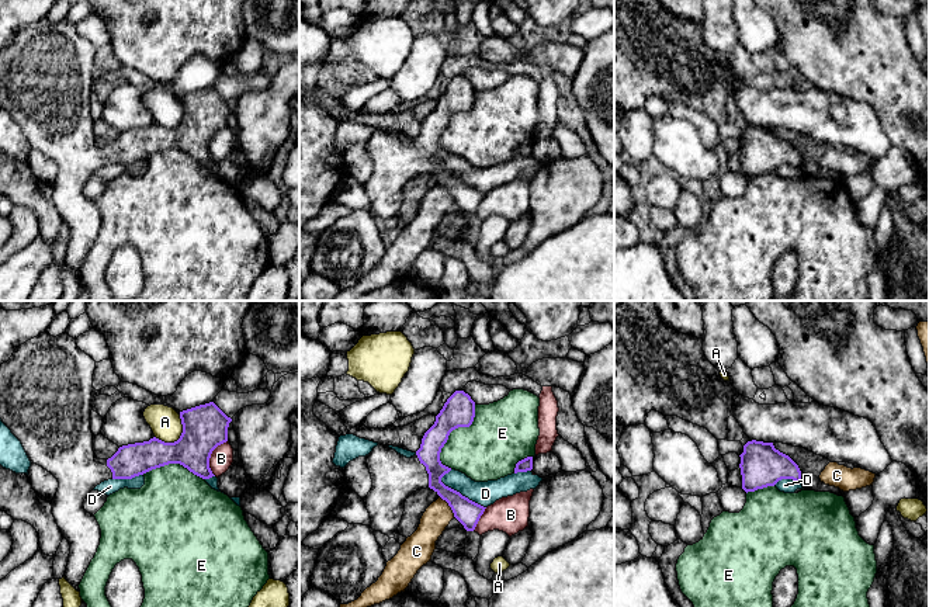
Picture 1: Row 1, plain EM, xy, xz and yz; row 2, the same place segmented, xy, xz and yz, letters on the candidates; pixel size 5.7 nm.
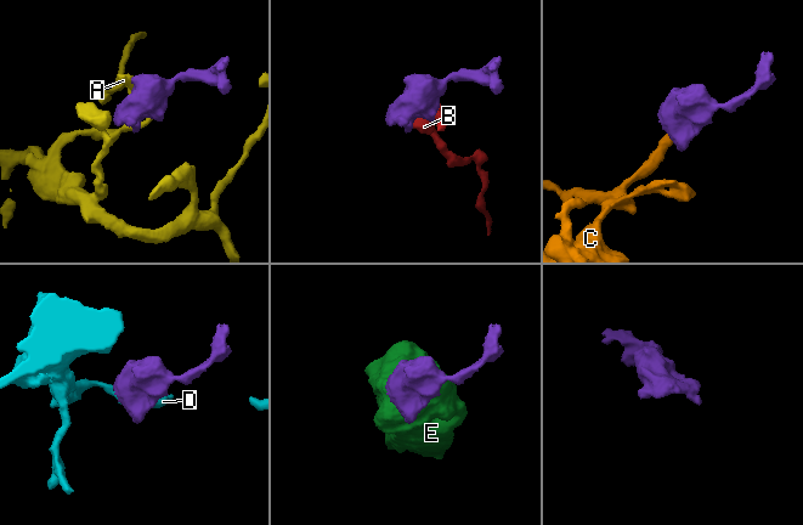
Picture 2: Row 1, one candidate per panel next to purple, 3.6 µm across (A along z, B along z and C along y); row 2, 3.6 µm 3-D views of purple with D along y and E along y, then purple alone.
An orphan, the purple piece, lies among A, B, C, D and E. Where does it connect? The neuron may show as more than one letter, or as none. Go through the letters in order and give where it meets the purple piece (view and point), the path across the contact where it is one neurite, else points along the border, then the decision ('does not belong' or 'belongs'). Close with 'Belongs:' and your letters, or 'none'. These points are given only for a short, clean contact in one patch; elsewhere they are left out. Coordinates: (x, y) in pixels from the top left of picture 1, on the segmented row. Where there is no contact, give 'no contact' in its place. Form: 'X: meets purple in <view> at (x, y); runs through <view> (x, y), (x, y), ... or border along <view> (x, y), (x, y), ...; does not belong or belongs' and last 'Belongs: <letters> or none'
A: meets purple in xy at (179, 439); does not belong
B: meets purple in xy at (210, 457); does not belong
C: meets purple in xz at (449, 505); border along xz (440, 496), (454, 516); does not belong
D: meets purple in xz at (461, 495); does not belong
E: meets purple in xz at (451, 430); does not belong
Belongs: none

